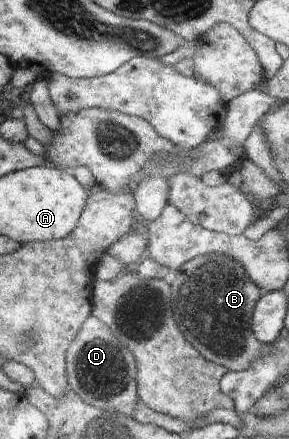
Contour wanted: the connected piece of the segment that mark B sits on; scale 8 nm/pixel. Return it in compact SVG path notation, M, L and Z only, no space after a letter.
M203 255L189 260L177 269L177 276L171 285L172 307L175 321L183 335L205 356L207 360L224 366L228 371L246 371L262 356L268 355L272 346L262 343L252 331L252 316L255 302L264 294L259 285L250 279L244 266L229 255Z

